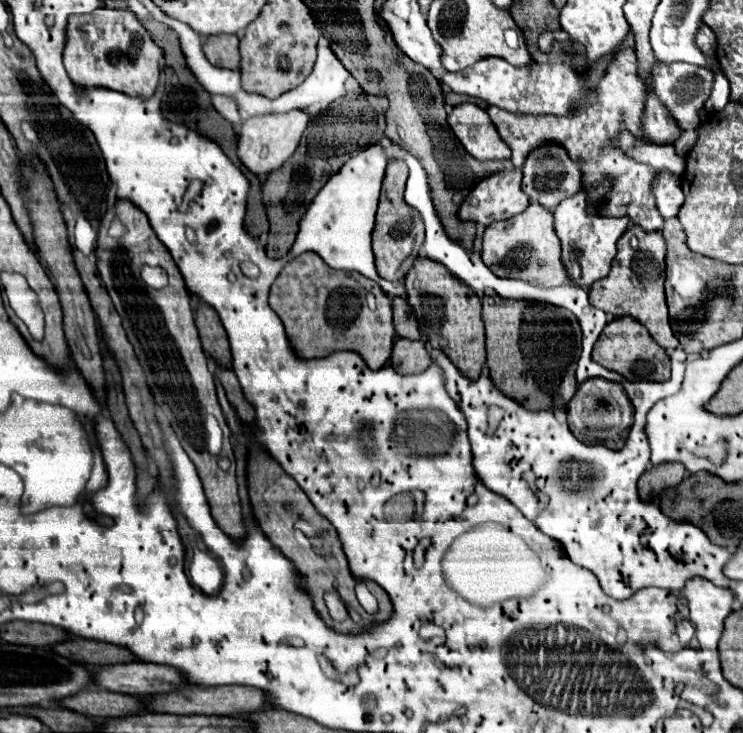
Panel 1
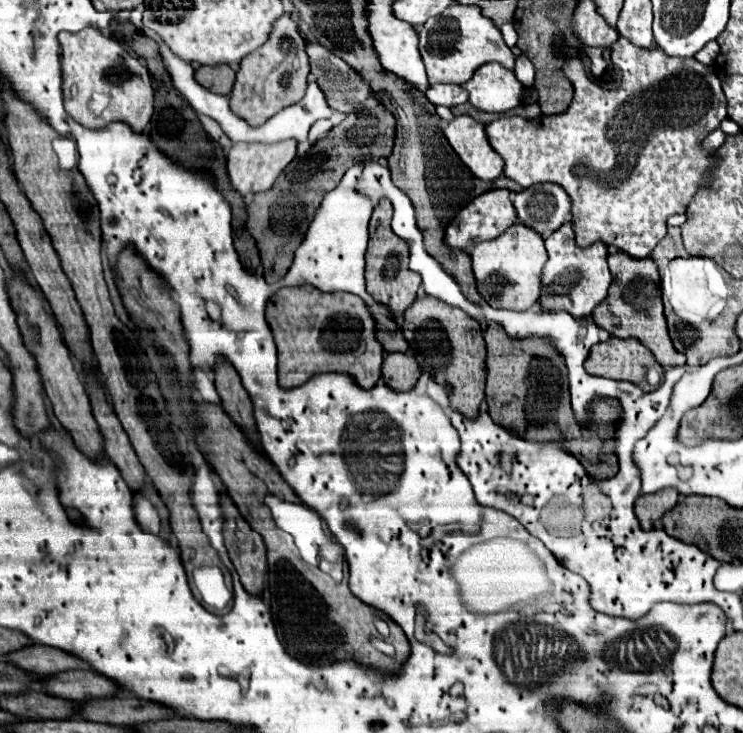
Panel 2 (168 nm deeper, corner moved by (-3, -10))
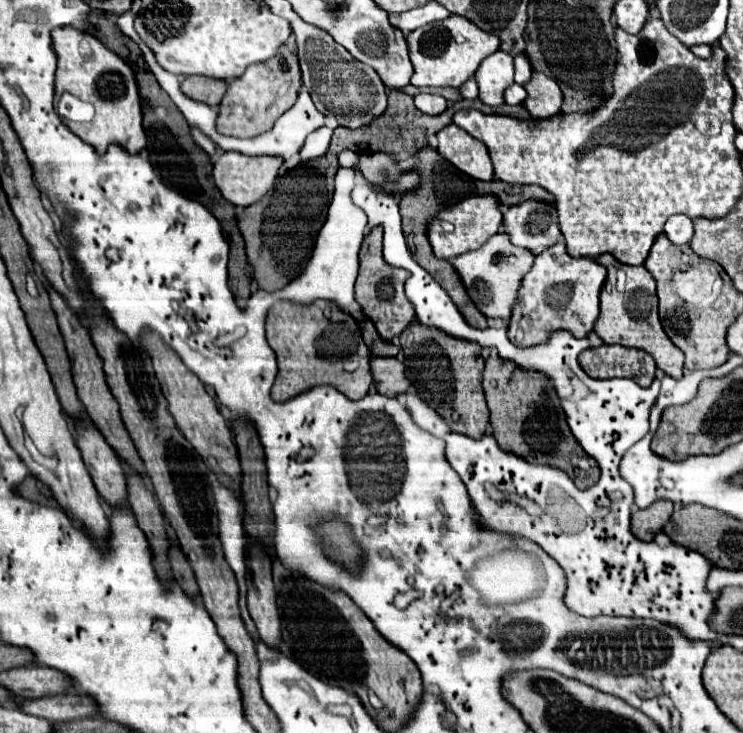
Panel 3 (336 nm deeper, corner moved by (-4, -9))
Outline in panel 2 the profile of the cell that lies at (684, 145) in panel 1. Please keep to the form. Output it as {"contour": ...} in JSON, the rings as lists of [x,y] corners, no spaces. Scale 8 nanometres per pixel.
{"contour":[[[715,130],[715,132],[711,132],[711,134],[703,140],[703,148],[705,148],[705,150],[717,150],[717,148],[725,142],[725,138],[727,138],[727,134],[725,134],[723,130]]]}

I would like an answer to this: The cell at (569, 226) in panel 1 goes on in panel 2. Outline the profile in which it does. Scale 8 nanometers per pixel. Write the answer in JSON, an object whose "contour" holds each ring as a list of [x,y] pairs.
{"contour":[[[571,222],[561,226],[551,238],[545,240],[549,260],[541,272],[541,296],[539,306],[543,312],[559,312],[565,310],[573,318],[587,318],[591,316],[593,308],[601,304],[607,296],[611,284],[611,272],[607,266],[607,246],[595,244],[589,248],[575,246],[575,234]]]}

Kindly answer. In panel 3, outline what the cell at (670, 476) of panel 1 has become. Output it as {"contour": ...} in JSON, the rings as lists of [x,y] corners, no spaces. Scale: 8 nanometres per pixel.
{"contour":[[[656,501],[646,509],[638,509],[632,513],[632,533],[642,541],[652,541],[672,517],[672,507],[672,501]]]}

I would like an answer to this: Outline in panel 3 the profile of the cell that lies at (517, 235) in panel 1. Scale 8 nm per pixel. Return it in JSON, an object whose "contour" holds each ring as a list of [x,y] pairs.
{"contour":[[[496,233],[484,243],[484,247],[454,257],[450,259],[450,263],[460,273],[462,283],[474,305],[486,317],[508,319],[512,313],[512,305],[516,305],[516,297],[520,293],[520,279],[524,279],[524,275],[532,269],[534,259],[536,255],[528,253],[528,249],[512,245],[512,241],[508,241],[508,233]]]}

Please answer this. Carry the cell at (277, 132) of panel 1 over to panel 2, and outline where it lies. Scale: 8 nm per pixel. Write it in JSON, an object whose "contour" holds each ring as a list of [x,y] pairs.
{"contour":[[[291,140],[277,142],[277,144],[259,144],[259,142],[233,144],[227,154],[227,174],[229,174],[229,182],[233,190],[239,192],[241,196],[269,190],[273,182],[277,180],[277,176],[285,170],[285,166],[295,158],[295,150],[297,150],[297,142],[291,142]]]}

